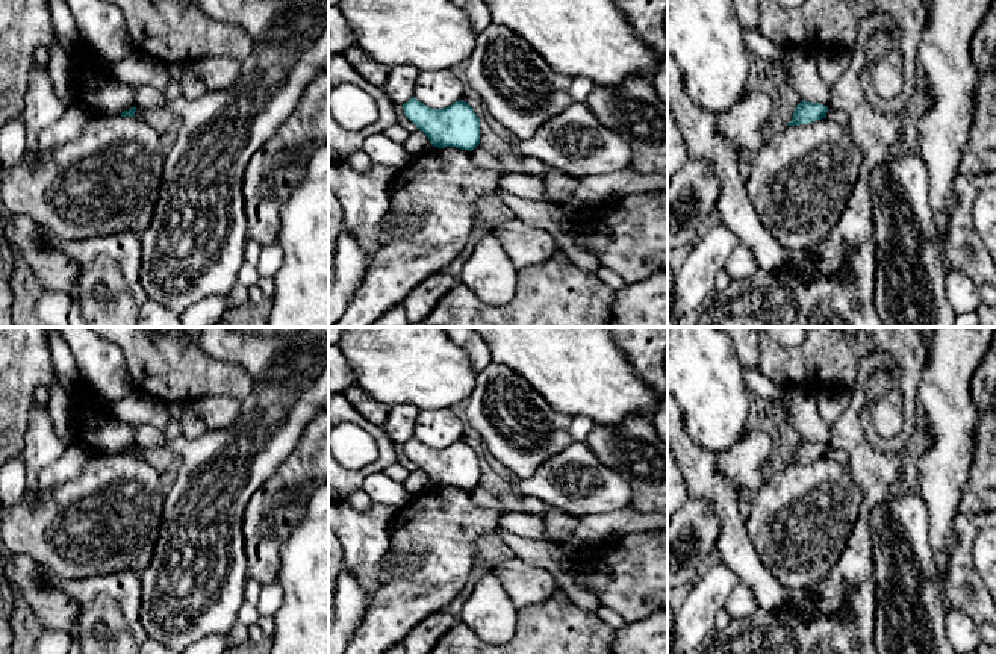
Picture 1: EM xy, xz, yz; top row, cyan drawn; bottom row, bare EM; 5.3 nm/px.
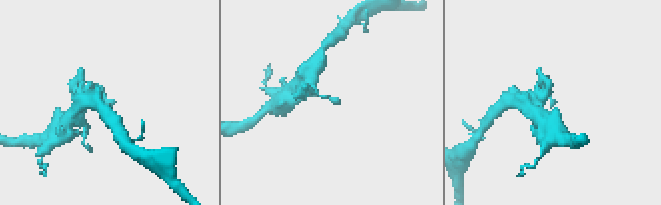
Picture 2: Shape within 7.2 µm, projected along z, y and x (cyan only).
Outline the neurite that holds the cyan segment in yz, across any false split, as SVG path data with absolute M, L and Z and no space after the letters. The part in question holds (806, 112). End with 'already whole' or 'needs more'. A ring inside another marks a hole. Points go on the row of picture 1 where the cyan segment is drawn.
M802 100L796 106L793 112L793 118L790 123L787 123L787 126L808 124L808 123L826 118L826 112L828 112L828 106Z; already whole

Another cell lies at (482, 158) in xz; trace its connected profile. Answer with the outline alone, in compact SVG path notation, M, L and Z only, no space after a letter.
M475 147L472 151L472 159L475 162L475 165L481 167L481 168L489 168L489 170L495 170L500 174L503 174L503 167L501 162L496 159L495 154L486 151L483 147Z

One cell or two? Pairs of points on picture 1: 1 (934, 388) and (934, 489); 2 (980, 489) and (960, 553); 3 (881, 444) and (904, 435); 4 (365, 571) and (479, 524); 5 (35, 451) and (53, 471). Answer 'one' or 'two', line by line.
1: one
2: two
3: one
4: two
5: two

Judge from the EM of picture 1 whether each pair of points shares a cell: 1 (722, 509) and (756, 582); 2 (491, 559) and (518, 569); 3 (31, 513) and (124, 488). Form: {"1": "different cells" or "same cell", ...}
{"1": "same cell", "2": "different cells", "3": "same cell"}

